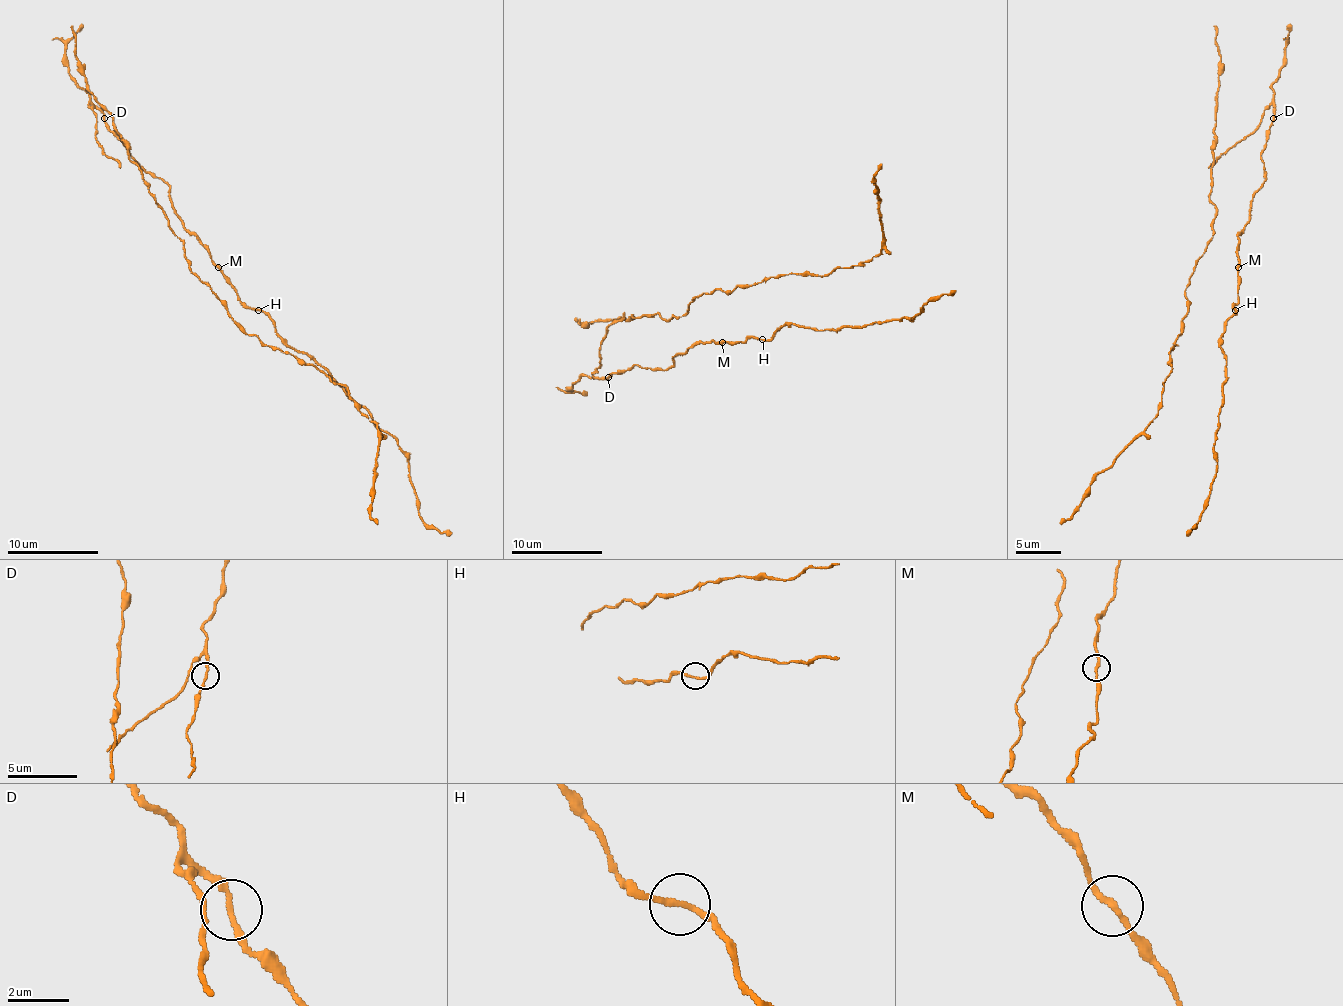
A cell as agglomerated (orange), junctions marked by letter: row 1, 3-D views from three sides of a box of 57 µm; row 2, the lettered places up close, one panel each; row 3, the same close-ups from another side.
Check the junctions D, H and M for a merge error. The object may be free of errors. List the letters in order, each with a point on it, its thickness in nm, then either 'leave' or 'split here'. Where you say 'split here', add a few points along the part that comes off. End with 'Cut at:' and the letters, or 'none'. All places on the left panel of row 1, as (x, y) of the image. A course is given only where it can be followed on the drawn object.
D: (104, 118) | 170 nm | split here | (104, 119), (90, 105), (97, 121), (94, 137), (101, 150), (113, 157), (120, 169)
H: (258, 310) | 170 nm | leave
M: (218, 267) | 190 nm | leave
Cut at: D

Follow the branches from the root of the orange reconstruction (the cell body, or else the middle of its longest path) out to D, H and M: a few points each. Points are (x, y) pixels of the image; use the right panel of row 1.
D: (1262, 116), (1271, 105), (1273, 119)
H: (1262, 116), (1273, 107), (1269, 139), (1262, 153), (1267, 180), (1253, 196), (1251, 219), (1239, 235), (1235, 310)
M: (1262, 116), (1273, 107), (1269, 139), (1262, 153), (1267, 180), (1253, 196), (1251, 219), (1239, 235), (1237, 266)

